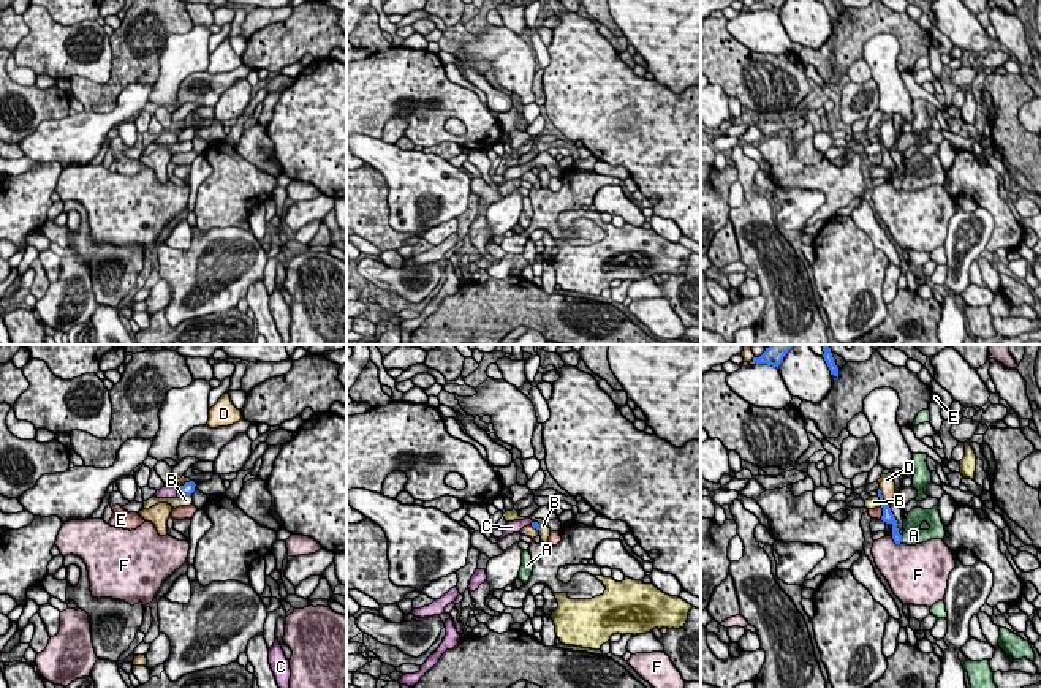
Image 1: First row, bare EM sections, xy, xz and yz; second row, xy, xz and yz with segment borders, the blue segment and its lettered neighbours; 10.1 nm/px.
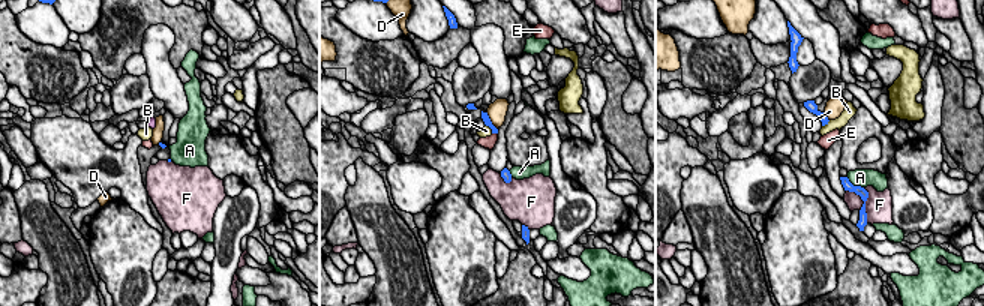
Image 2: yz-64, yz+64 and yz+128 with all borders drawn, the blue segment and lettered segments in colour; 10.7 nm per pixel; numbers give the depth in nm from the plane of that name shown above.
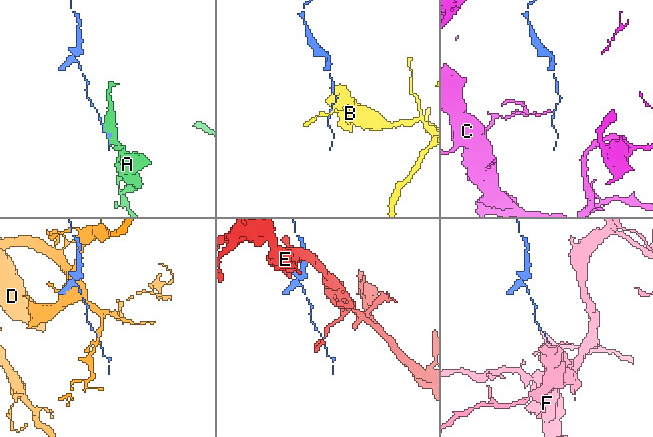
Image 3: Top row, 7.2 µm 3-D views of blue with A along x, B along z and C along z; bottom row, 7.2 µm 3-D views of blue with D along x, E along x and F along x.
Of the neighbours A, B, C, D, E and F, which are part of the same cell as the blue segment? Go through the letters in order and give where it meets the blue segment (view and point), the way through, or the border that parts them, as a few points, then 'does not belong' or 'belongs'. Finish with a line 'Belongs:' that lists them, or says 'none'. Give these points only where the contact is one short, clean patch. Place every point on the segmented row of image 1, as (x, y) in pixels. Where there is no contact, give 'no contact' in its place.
A: yz (900, 538) | does not belong
B: xy (184, 494) | along xy (190, 494), (177, 497) | does not belong
C: xy (177, 492) | along xy (176, 489), (177, 495) | does not belong
D: yz (882, 497) | does not belong
E: yz (883, 513) | along yz (880, 506), (882, 517) | does not belong
F: yz (896, 543) | does not belong
Belongs: none

